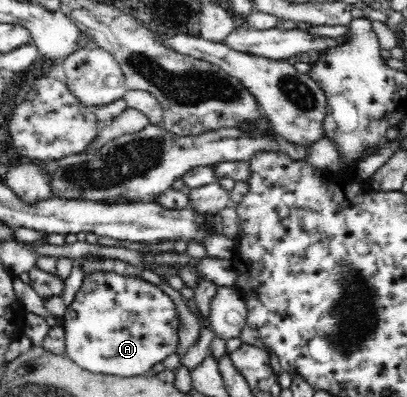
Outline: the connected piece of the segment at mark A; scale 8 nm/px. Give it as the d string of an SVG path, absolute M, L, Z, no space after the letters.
M92 273L85 277L63 321L65 354L88 372L142 376L170 353L176 353L179 318L174 302L145 280L116 273Z

